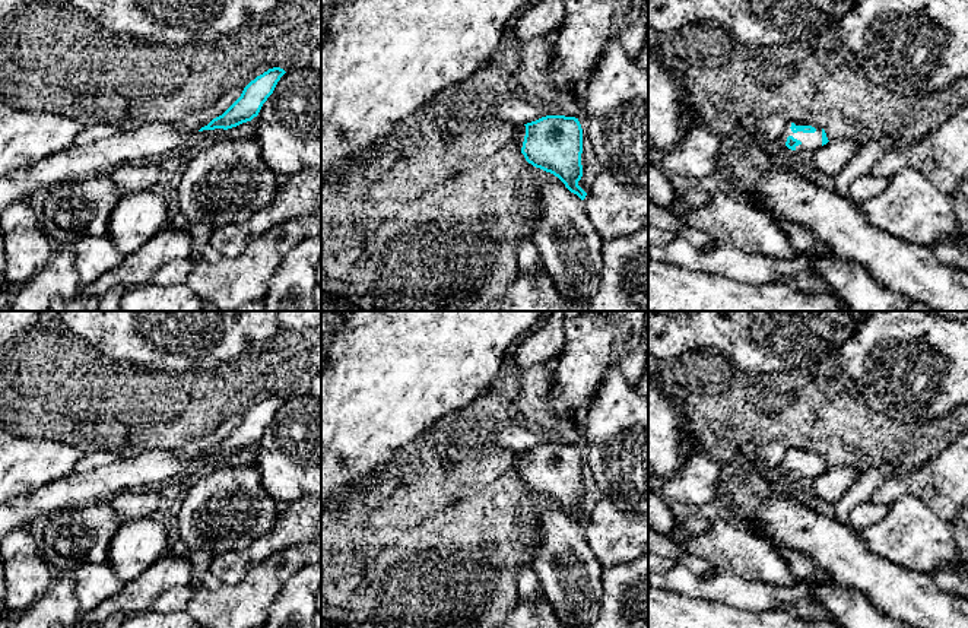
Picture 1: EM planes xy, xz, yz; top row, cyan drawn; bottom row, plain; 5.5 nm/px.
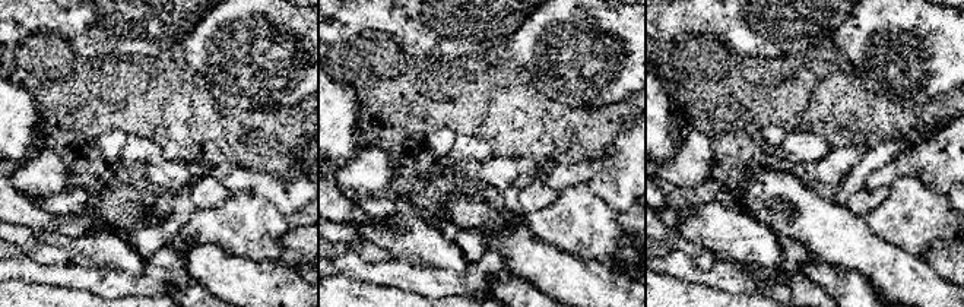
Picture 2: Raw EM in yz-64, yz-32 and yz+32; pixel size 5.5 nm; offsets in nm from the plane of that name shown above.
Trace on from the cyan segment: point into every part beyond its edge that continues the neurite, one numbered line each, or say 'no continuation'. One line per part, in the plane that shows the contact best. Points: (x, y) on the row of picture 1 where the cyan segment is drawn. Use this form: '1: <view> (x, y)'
1: yz (811, 142)

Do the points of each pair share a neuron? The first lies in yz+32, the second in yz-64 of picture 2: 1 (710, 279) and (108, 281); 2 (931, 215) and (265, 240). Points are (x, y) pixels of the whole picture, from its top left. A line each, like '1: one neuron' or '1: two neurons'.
1: one neuron
2: one neuron

